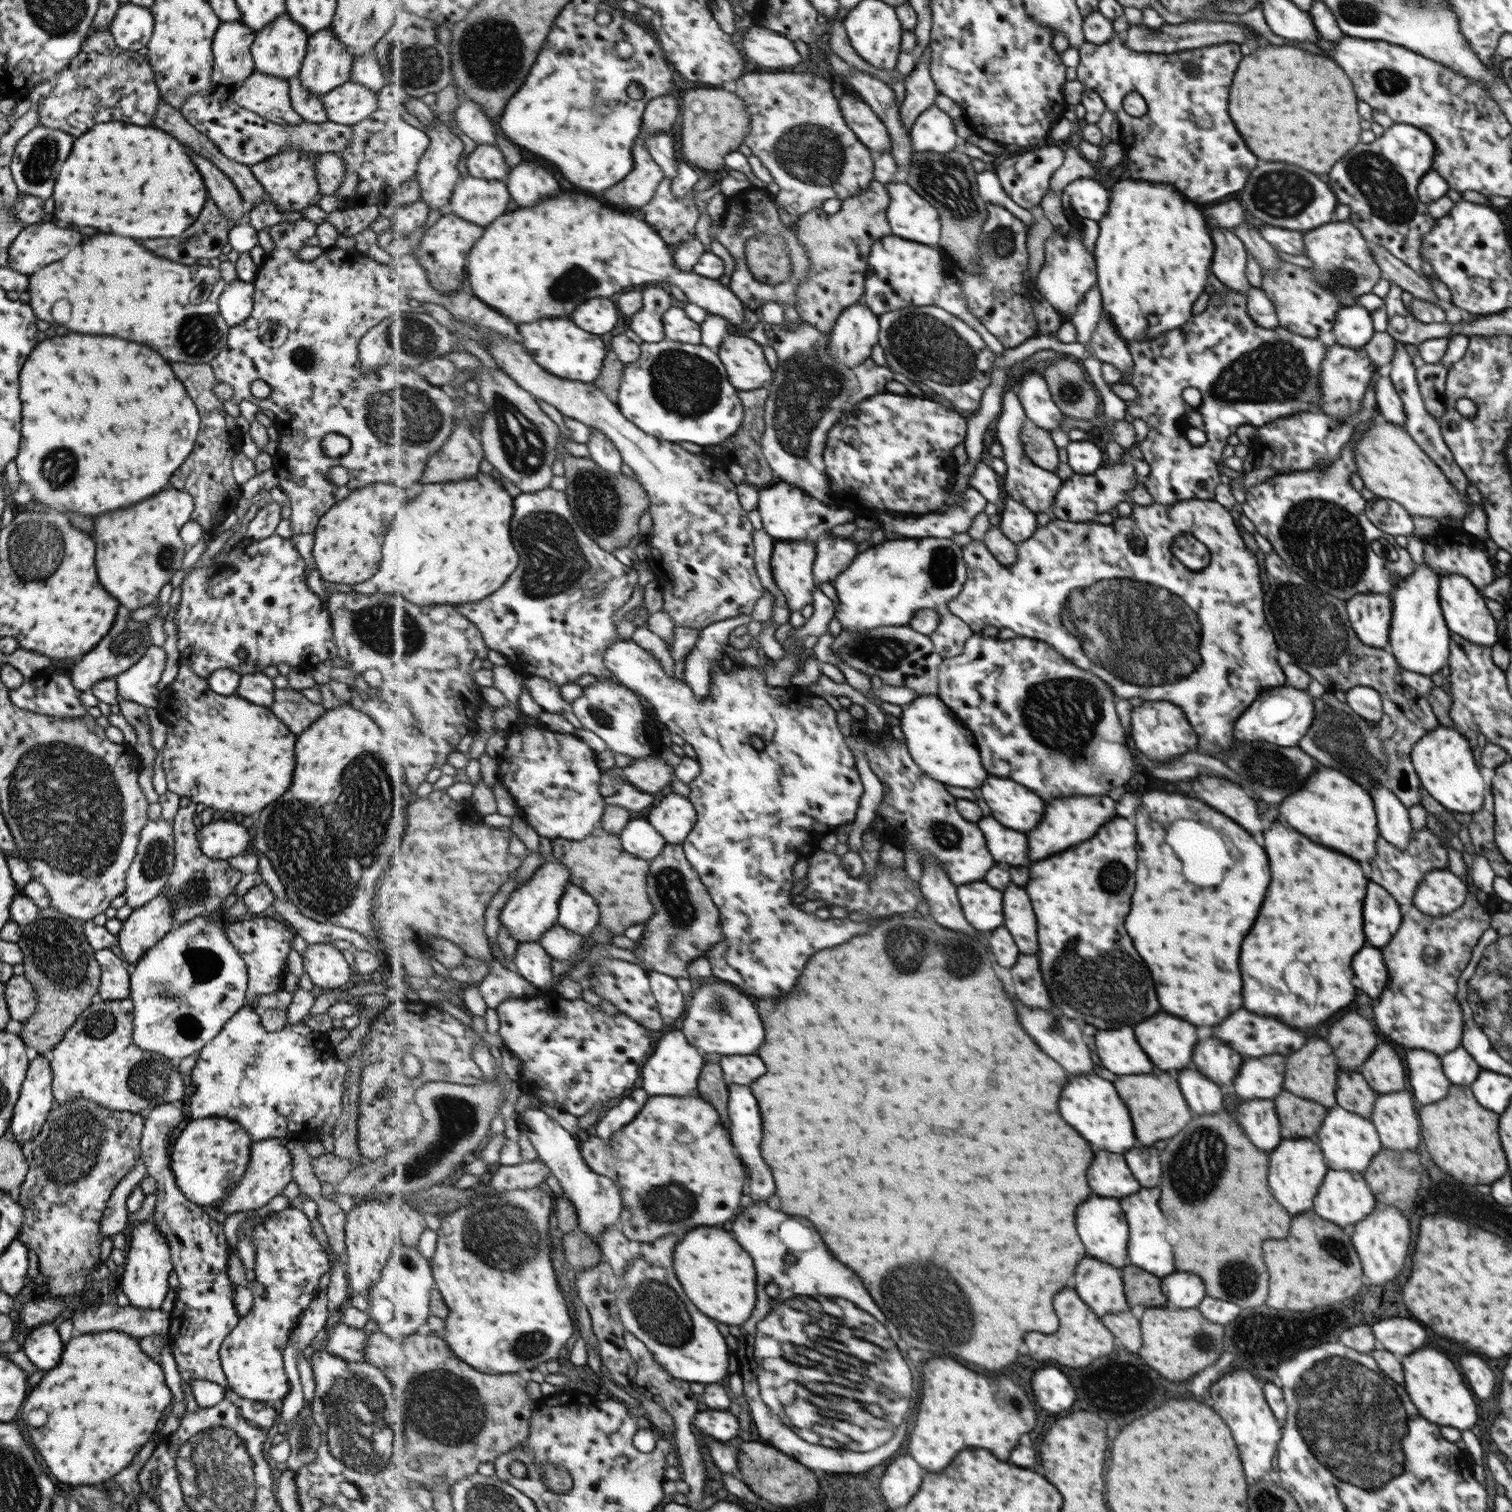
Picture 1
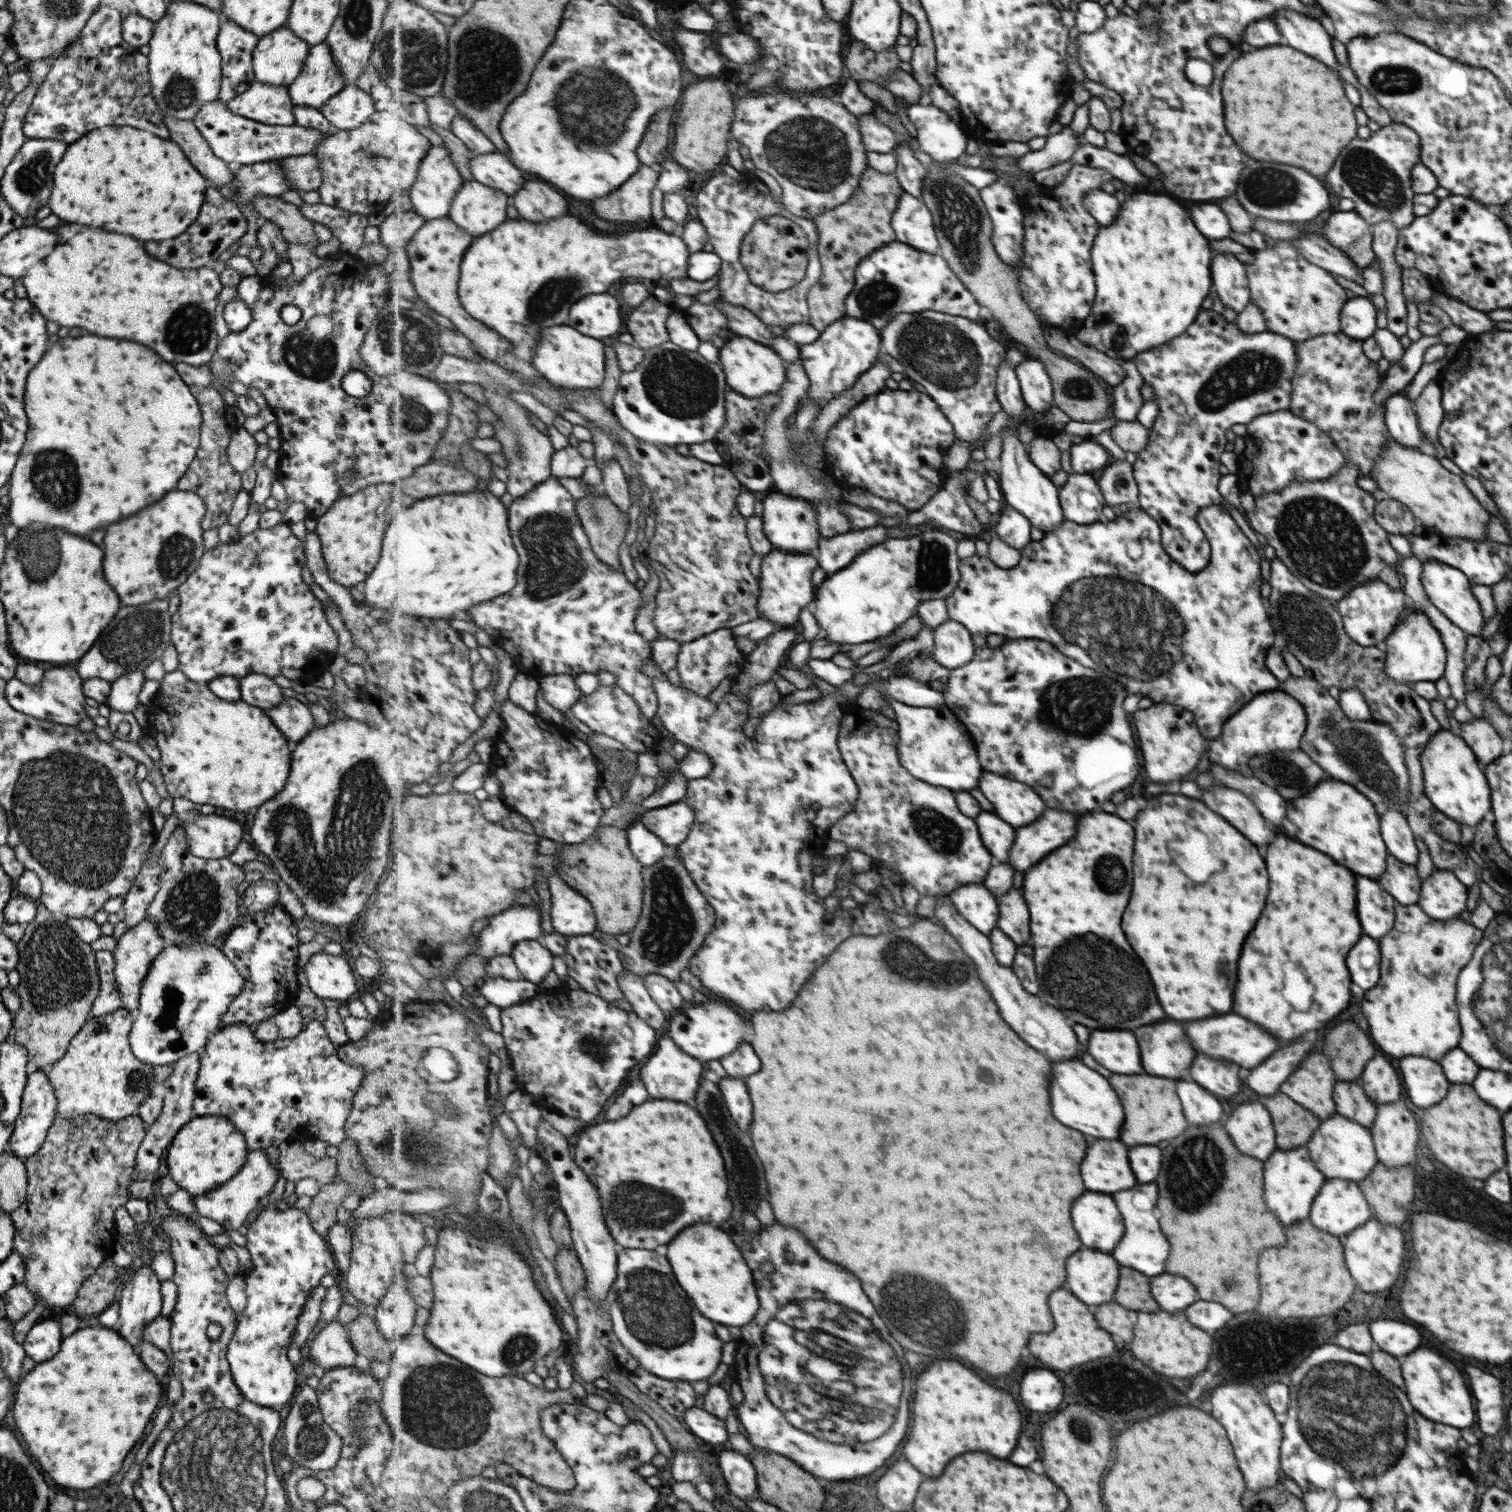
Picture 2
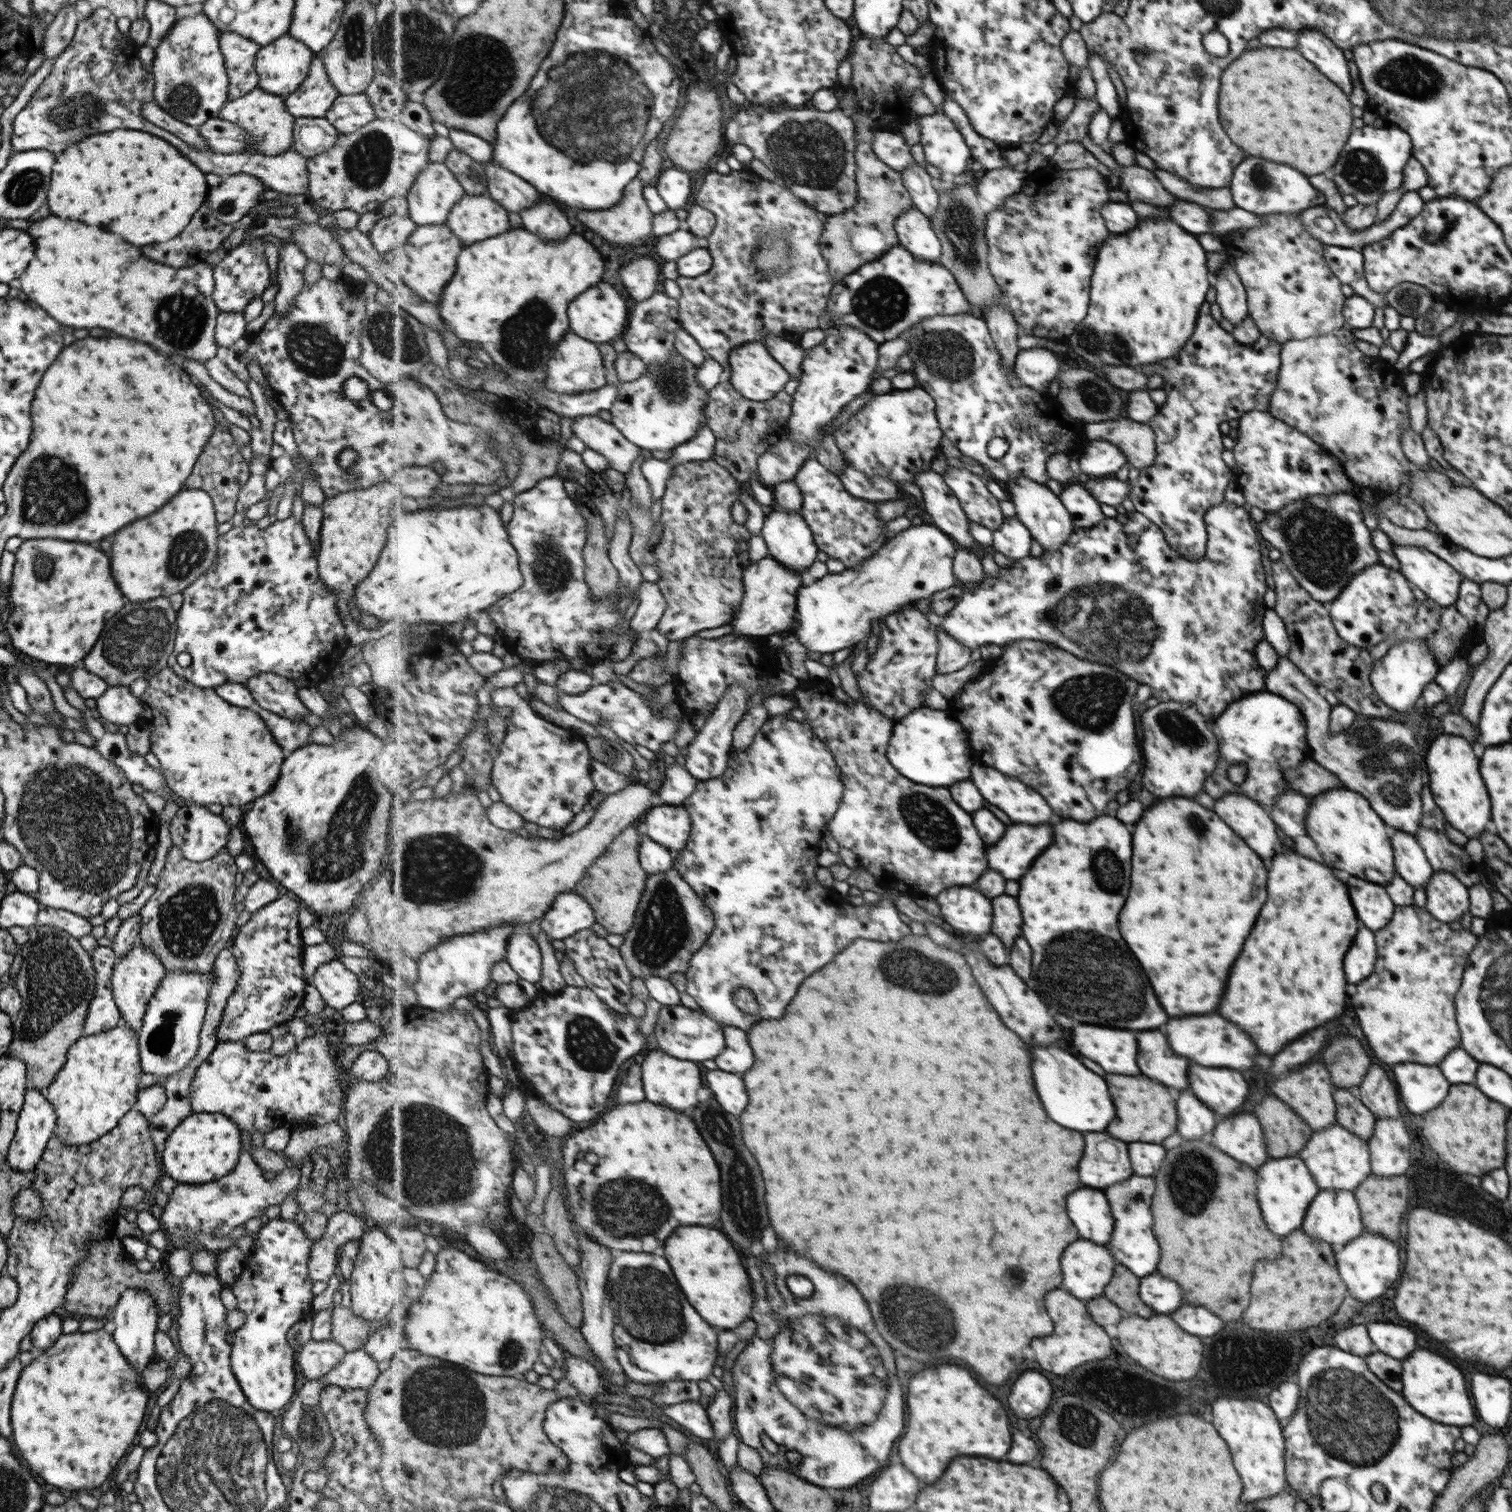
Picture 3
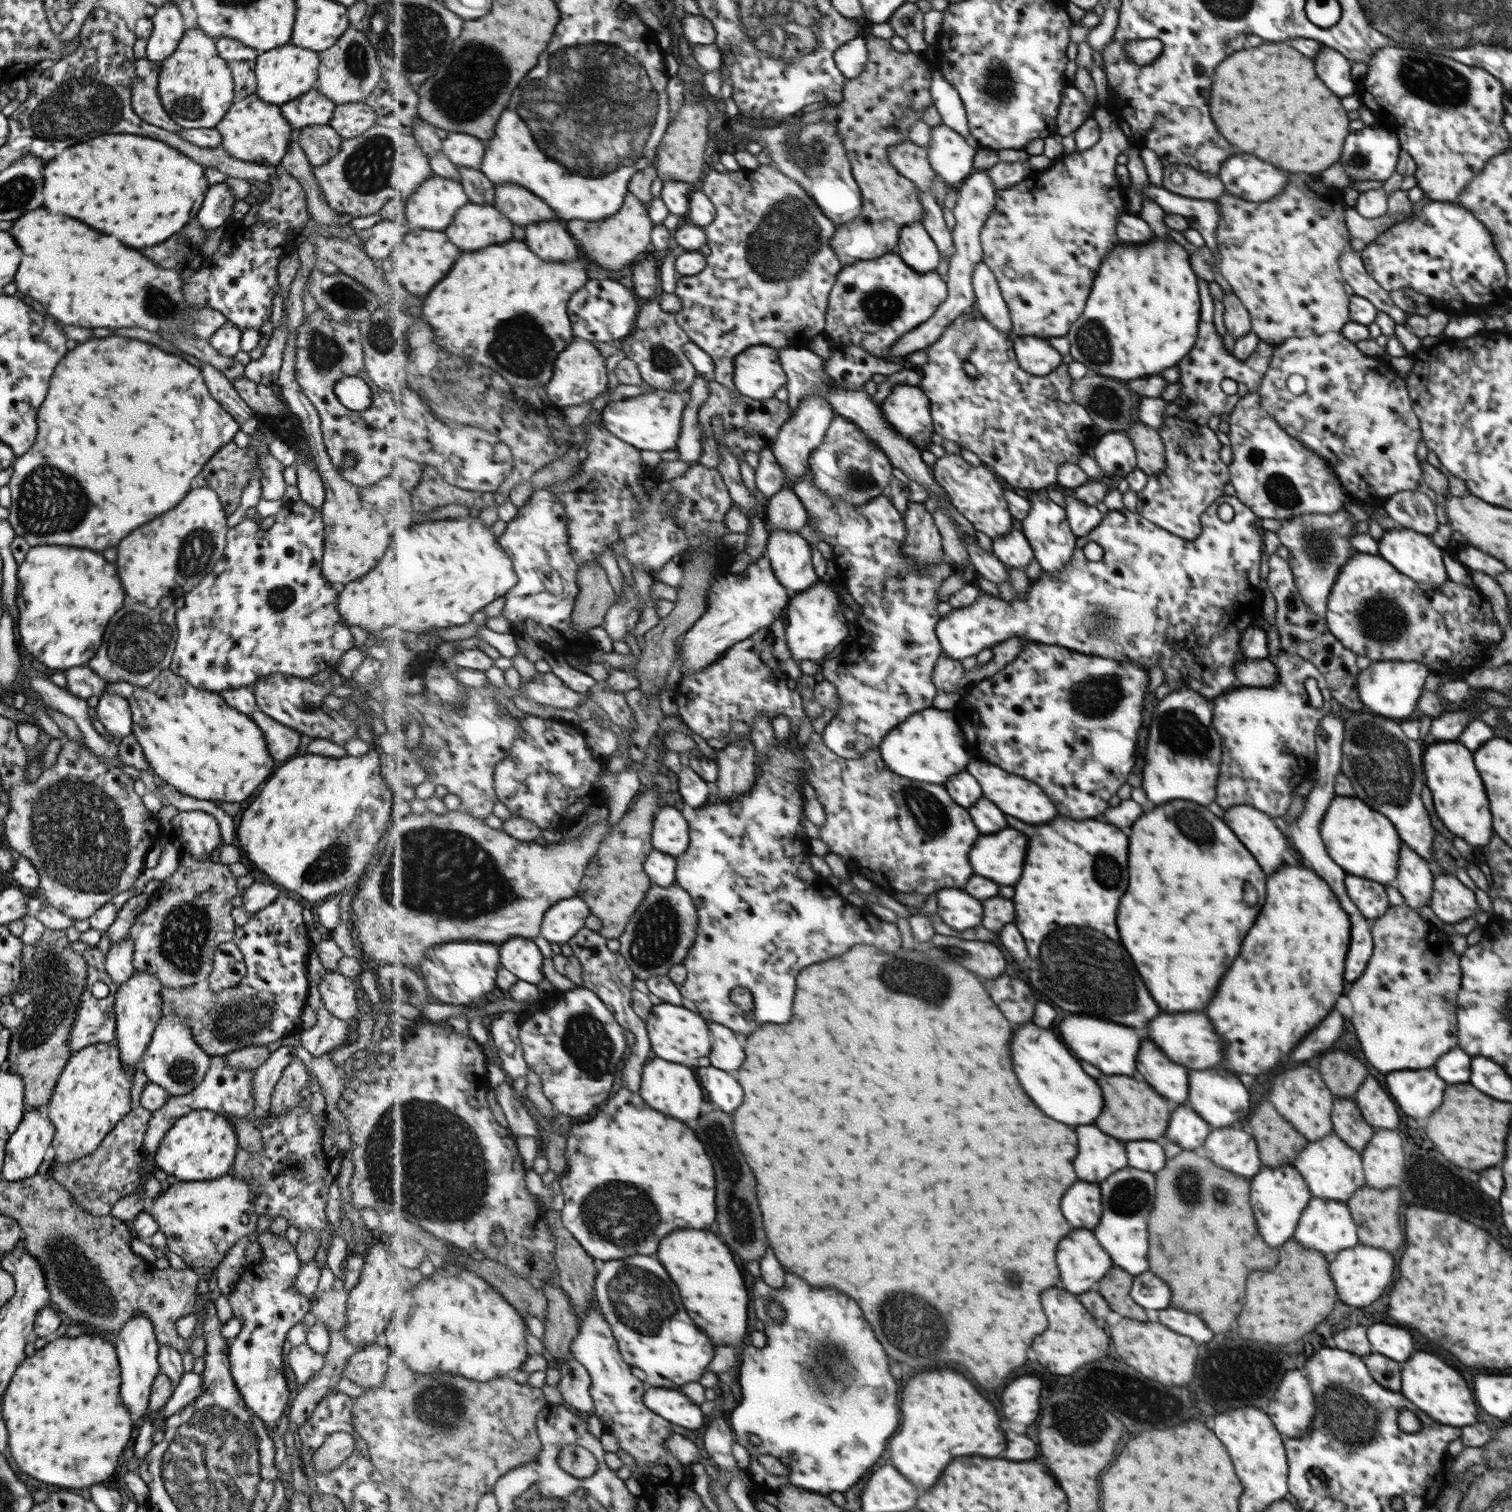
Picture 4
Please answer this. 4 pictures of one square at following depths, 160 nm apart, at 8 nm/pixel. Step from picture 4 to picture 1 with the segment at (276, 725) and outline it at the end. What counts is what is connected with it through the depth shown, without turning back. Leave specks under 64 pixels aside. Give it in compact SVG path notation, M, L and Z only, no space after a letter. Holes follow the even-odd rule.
M274 688L273 702L269 710L289 728L289 732L299 734L305 730L325 709L320 704L313 704L300 691Z

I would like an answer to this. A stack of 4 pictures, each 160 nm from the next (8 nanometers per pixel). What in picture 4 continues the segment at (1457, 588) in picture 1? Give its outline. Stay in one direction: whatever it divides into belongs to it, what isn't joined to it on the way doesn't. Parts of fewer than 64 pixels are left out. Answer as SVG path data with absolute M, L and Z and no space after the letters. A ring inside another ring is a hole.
M1399 526L1393 530L1384 530L1382 537L1377 540L1377 546L1381 558L1388 560L1401 574L1408 575L1415 582L1425 583L1427 590L1437 590L1447 582L1447 573L1441 562L1441 550L1431 544L1426 535Z

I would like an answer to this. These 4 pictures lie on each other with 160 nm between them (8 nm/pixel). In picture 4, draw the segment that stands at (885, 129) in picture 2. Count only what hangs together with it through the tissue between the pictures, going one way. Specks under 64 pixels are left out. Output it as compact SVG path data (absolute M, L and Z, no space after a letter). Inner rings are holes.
M903 141L888 146L888 157L897 170L911 179L922 190L933 196L933 180L943 180L932 167L928 157L928 147L917 146L911 141Z

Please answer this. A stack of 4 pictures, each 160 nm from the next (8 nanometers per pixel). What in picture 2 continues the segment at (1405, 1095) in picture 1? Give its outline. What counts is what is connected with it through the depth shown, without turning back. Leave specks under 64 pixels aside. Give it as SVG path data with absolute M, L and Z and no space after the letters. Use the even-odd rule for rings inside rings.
M1403 1100L1380 1104L1369 1129L1376 1159L1383 1166L1403 1166L1415 1160L1417 1126Z

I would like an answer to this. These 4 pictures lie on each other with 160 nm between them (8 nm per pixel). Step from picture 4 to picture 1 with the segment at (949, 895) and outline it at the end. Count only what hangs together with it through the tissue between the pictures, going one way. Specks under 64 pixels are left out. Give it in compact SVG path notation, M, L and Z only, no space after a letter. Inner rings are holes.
M985 881L963 884L958 890L966 919L981 934L988 935L1005 924L1003 892Z

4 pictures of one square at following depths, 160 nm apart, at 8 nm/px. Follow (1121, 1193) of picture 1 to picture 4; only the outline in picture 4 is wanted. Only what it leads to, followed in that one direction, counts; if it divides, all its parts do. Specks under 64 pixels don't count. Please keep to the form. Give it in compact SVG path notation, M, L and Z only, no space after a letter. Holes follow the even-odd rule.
M1077 1126L1081 1154L1077 1154L1077 1174L1083 1182L1101 1182L1127 1164L1123 1142L1099 1132L1095 1126Z

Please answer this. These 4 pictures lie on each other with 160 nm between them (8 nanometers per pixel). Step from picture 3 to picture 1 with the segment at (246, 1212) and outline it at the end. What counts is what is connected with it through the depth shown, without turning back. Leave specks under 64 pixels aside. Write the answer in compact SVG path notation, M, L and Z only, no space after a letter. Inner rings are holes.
M269 1137L252 1142L249 1151L249 1162L240 1181L228 1196L220 1200L214 1208L219 1212L223 1212L223 1214L228 1214L228 1216L241 1210L261 1208L273 1196L280 1194L283 1187L292 1180L291 1169L292 1156L285 1147L281 1146L280 1139Z

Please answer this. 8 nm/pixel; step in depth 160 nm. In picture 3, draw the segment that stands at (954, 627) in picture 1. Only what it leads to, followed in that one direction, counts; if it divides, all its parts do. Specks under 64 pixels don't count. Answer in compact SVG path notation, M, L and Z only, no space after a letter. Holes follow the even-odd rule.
M945 629L938 630L940 638L940 652L938 656L937 670L939 674L949 674L971 663L971 649L953 638Z

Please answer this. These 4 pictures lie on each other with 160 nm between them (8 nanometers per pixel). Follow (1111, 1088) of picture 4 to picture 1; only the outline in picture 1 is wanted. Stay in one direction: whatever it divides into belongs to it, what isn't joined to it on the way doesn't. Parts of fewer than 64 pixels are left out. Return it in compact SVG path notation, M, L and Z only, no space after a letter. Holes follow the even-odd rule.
M1159 1072L1157 1076L1153 1074L1135 1074L1133 1078L1117 1076L1113 1086L1117 1086L1117 1090L1121 1090L1121 1098L1129 1102L1133 1134L1137 1142L1143 1146L1175 1136L1191 1120L1191 1112L1177 1088L1177 1082L1165 1072Z

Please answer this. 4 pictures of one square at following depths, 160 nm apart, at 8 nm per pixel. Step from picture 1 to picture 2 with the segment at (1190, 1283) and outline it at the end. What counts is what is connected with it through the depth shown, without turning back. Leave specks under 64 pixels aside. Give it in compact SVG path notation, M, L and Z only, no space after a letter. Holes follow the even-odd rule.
M1159 1274L1153 1280L1153 1296L1157 1302L1161 1302L1161 1310L1170 1313L1183 1311L1189 1304L1197 1300L1193 1284L1189 1284L1181 1276L1171 1276L1171 1274Z

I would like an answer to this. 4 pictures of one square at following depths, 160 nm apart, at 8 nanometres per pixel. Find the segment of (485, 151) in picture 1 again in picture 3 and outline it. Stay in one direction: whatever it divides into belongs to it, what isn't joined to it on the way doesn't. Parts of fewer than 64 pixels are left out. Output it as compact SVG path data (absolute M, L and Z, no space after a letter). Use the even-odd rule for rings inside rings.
M491 160L485 164L489 181L490 196L500 202L508 211L523 212L531 208L541 198L539 190L525 182L521 176L503 168Z

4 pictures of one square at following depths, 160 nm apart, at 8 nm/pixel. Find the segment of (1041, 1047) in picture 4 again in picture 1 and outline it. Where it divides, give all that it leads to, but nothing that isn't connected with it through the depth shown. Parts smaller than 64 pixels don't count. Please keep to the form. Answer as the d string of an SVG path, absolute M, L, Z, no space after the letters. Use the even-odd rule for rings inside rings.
M1095 1074L1073 1076L1073 1082L1065 1086L1065 1098L1061 1098L1061 1114L1065 1114L1065 1122L1069 1122L1069 1126L1085 1134L1085 1140L1089 1140L1095 1150L1125 1154L1131 1146L1135 1146L1135 1136L1125 1104L1115 1094L1113 1084Z

